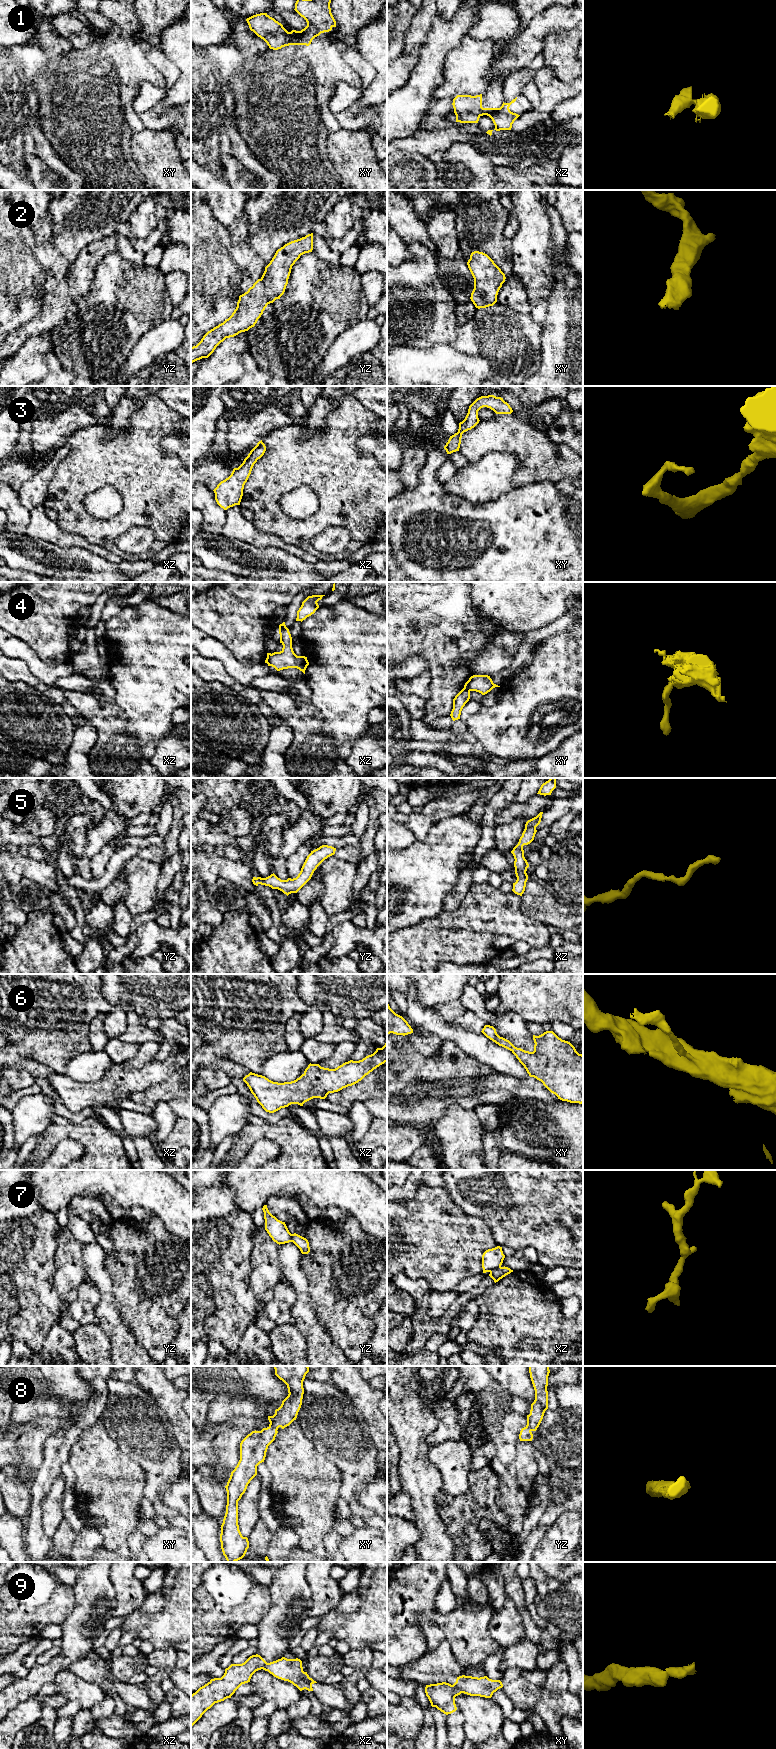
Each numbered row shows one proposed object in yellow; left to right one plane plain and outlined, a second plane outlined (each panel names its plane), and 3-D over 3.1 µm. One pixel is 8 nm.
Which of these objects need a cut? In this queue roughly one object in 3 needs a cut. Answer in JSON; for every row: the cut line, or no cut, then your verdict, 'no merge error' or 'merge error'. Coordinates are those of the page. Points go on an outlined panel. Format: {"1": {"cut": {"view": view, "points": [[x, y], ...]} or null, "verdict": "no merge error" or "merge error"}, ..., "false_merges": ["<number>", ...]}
{"1": {"cut": {"view": "xy", "points": [[291, 31], [298, 40], [297, 44]]}, "verdict": "merge error"}, "2": {"cut": null, "verdict": "no merge error"}, "3": {"cut": null, "verdict": "no merge error"}, "4": {"cut": {"view": "xy", "points": [[464, 687], [469, 691]]}, "verdict": "merge error"}, "5": {"cut": null, "verdict": "no merge error"}, "6": {"cut": null, "verdict": "no merge error"}, "7": {"cut": {"view": "xz", "points": [[500, 1266], [490, 1272]]}, "verdict": "merge error"}, "8": {"cut": null, "verdict": "no merge error"}, "9": {"cut": {"view": "xy", "points": [[452, 1685], [462, 1692]]}, "verdict": "merge error"}, "false_merges": ["1", "4", "7", "9"]}

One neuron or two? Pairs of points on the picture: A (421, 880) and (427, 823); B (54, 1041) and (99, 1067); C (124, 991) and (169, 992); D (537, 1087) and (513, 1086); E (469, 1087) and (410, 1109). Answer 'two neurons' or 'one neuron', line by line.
A: two neurons
B: two neurons
C: one neuron
D: one neuron
E: one neuron

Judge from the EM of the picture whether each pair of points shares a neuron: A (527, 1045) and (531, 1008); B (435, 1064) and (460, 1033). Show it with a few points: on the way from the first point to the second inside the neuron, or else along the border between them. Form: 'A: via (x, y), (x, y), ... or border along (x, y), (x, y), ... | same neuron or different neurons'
A: border along (504, 1013), (515, 1012), (526, 1022) | different neurons
B: border along (442, 1040), (451, 1040), (471, 1056) | different neurons

